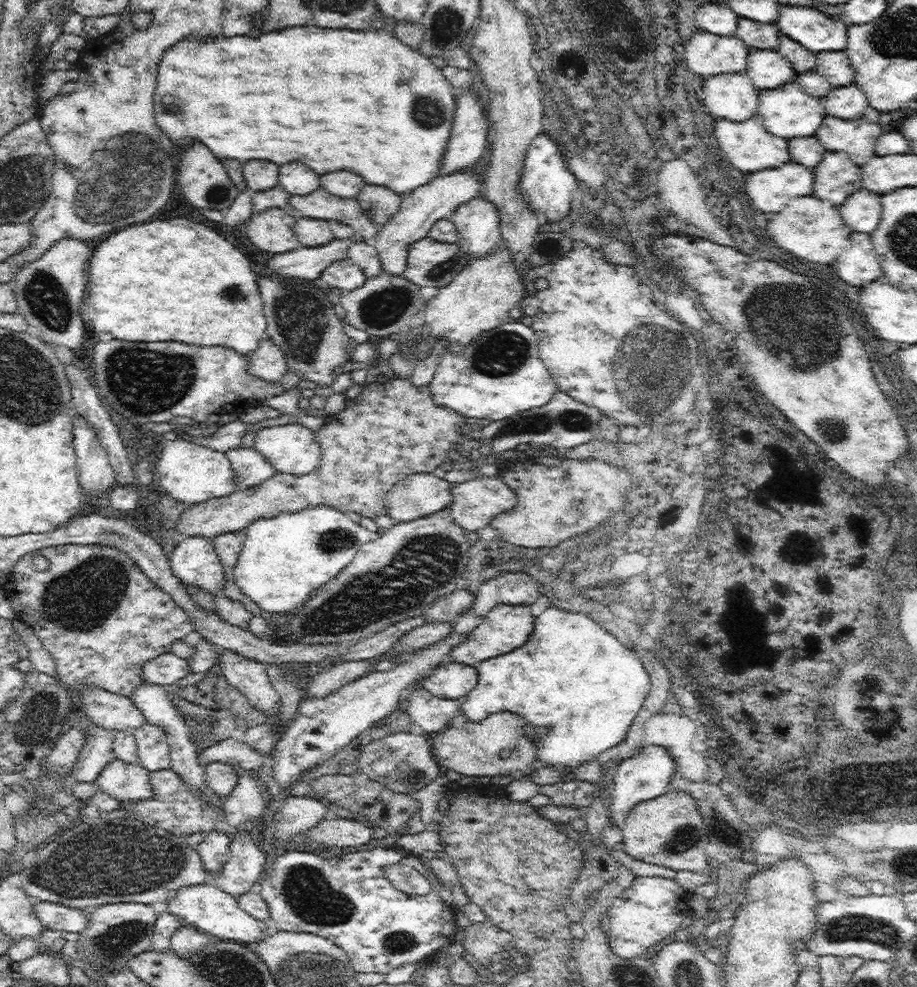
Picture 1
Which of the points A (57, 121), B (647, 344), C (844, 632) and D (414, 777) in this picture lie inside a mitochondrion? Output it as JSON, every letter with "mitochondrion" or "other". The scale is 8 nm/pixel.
{"A":"other","B":"mitochondrion","C":"other","D":"mitochondrion"}

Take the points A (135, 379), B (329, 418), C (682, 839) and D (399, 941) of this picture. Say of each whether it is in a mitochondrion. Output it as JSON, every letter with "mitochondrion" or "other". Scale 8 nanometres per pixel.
{"A":"mitochondrion","B":"other","C":"mitochondrion","D":"mitochondrion"}

